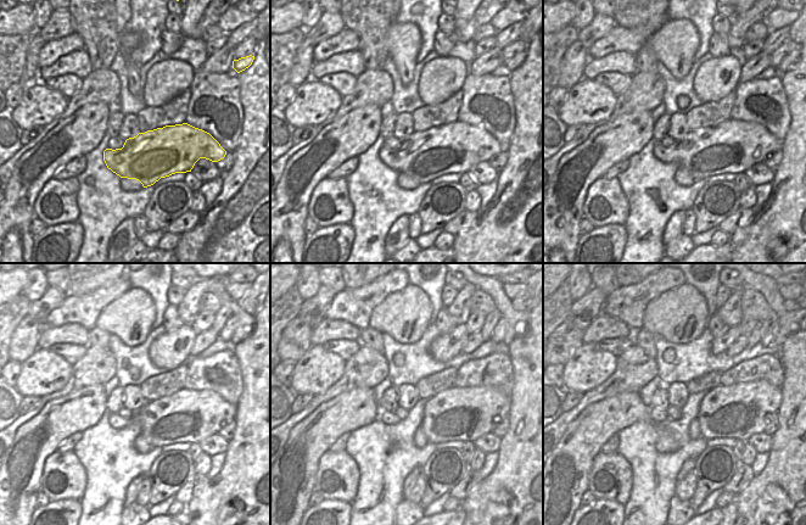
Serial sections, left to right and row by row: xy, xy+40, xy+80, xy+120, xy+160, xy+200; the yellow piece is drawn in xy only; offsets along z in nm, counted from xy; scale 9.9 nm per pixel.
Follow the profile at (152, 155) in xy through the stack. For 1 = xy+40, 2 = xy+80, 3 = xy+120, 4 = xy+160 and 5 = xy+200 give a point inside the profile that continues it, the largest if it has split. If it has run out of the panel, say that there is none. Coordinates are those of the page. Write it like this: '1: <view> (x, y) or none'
1: xy+40 (454, 147)
2: xy+80 (732, 146)
3: xy+120 (186, 415)
4: xy+160 (464, 414)
5: xy+200 (740, 411)

